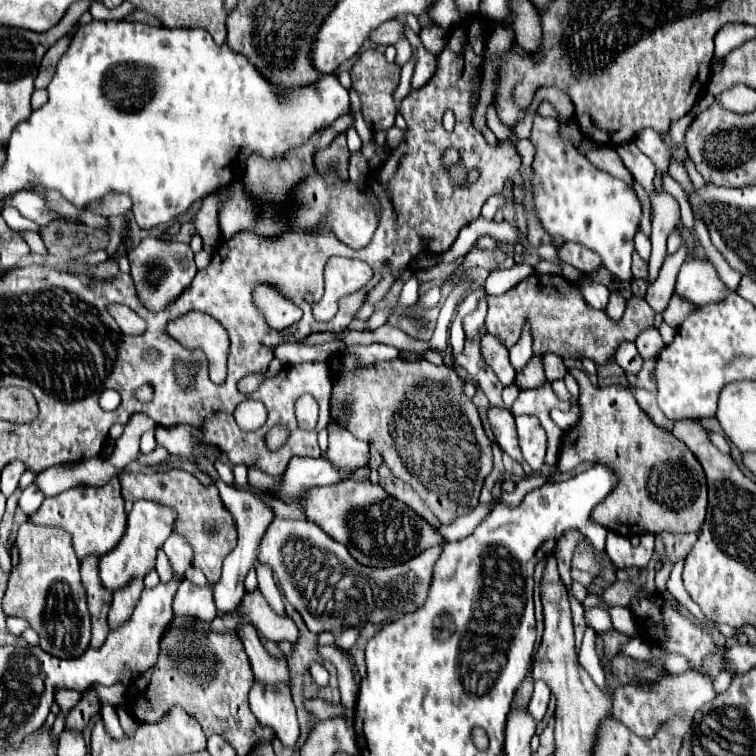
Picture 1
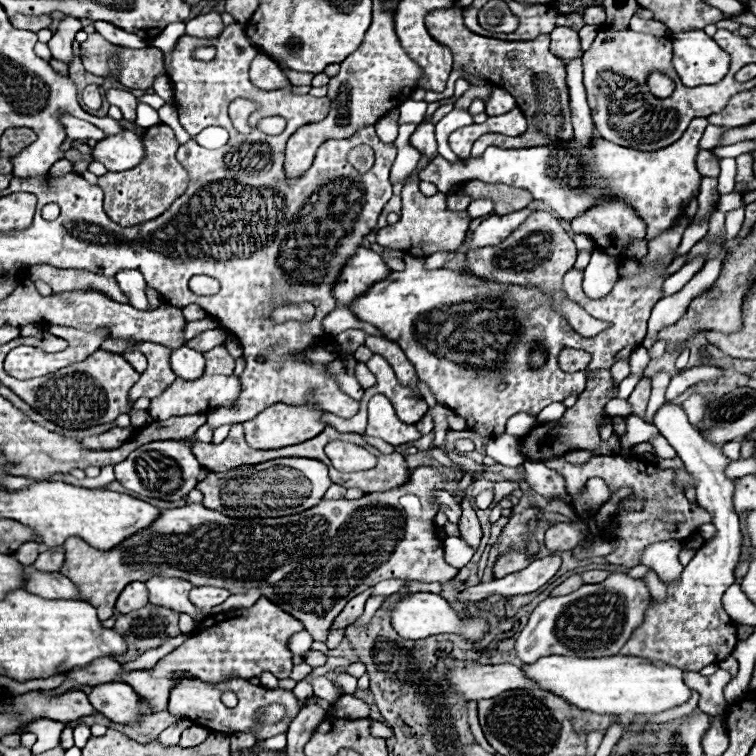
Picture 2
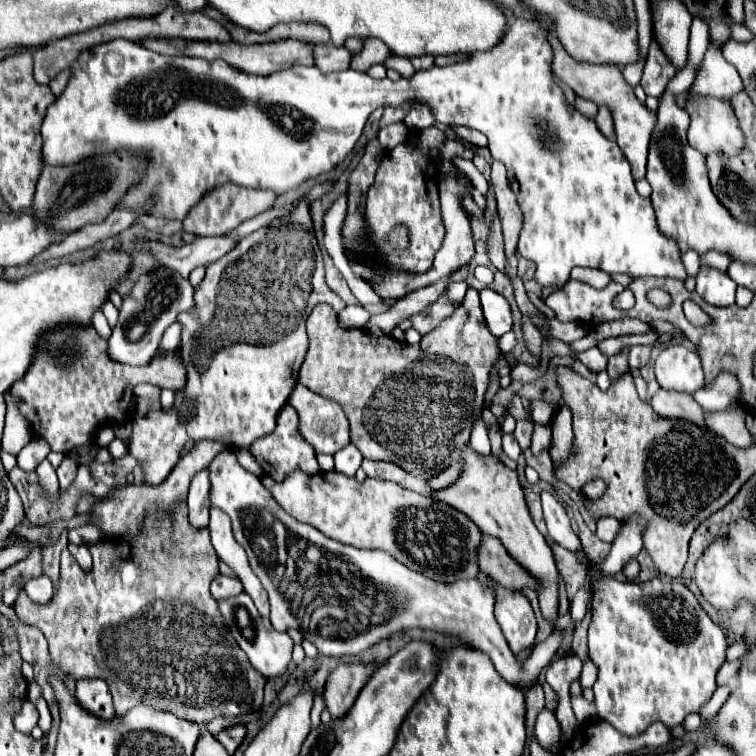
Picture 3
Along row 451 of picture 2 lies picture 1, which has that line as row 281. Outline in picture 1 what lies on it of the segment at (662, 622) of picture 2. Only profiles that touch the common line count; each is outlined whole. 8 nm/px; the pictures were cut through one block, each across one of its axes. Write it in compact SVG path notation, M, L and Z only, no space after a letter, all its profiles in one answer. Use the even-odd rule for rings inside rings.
M688 258L680 266L674 292L690 304L708 304L724 298L726 286L710 262Z

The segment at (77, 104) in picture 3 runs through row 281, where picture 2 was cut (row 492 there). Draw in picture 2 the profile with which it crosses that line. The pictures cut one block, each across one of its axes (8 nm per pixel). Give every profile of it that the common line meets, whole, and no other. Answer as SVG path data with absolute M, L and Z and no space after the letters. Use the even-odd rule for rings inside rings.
M526 460L524 462L524 470L526 470L526 484L540 496L544 496L546 500L562 500L564 496L568 496L566 492L566 484L564 484L564 476L560 476L558 472L546 468L542 462L534 462L534 460Z

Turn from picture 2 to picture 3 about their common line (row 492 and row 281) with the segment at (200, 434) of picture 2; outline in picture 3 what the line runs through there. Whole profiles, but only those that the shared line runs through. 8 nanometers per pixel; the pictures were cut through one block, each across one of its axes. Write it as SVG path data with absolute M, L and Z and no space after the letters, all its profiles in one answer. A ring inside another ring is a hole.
M162 266L156 272L142 274L132 294L124 298L120 320L108 340L108 358L130 366L148 366L156 356L156 348L164 330L176 320L180 312L190 310L192 302L194 290L190 288L190 282L180 274L176 274L172 268Z

